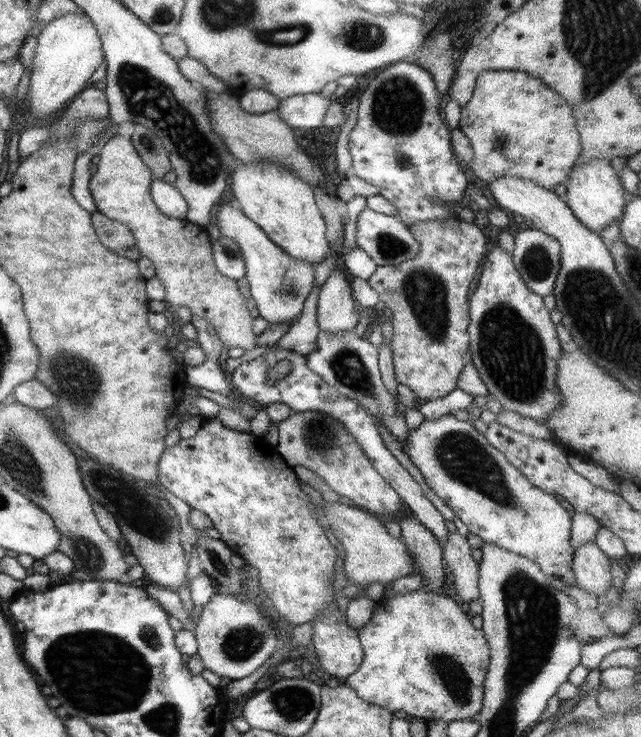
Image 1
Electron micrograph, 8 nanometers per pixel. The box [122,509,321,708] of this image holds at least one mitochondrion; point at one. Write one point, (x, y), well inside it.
(241, 644)

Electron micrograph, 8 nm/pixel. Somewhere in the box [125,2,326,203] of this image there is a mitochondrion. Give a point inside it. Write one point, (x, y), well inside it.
(293, 32)

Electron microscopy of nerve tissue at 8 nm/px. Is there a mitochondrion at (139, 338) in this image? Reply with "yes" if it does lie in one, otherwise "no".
no

